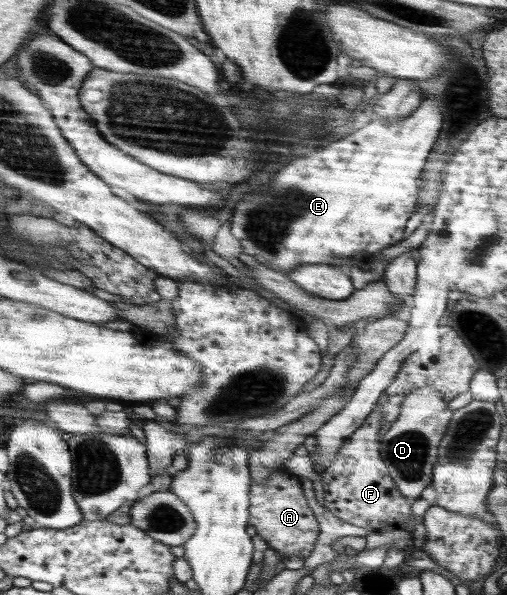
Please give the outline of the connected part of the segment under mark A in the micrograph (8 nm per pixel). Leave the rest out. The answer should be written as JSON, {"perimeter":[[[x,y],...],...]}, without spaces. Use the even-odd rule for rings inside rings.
{"perimeter":[[[280,469],[272,472],[264,482],[251,480],[248,513],[248,525],[254,527],[257,535],[282,558],[305,558],[312,553],[318,541],[319,524],[308,505],[300,477],[287,469]]]}

